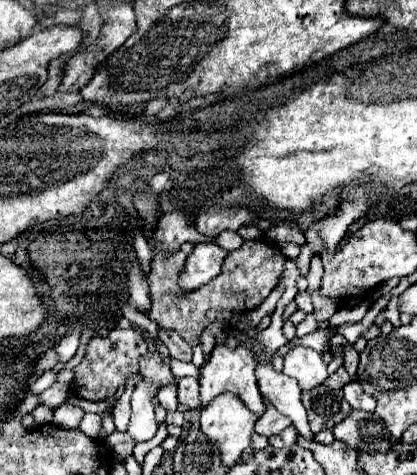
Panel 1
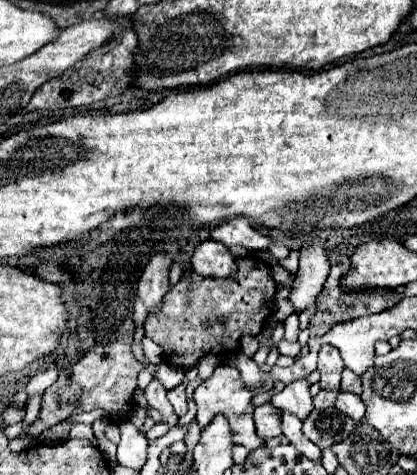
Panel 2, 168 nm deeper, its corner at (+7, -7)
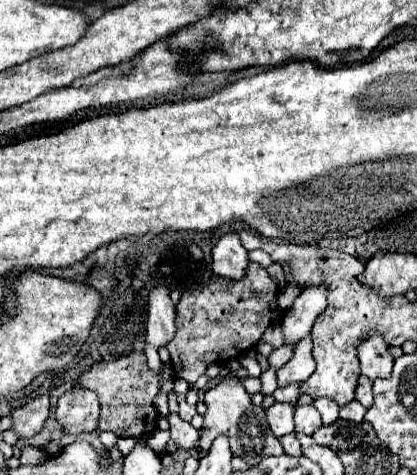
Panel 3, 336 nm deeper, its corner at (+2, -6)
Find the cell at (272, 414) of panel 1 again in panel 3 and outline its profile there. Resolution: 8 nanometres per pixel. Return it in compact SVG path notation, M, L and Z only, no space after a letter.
M275 402L273 406L269 406L265 410L265 414L267 414L269 428L277 438L291 434L295 430L295 426L293 426L293 406L291 404Z

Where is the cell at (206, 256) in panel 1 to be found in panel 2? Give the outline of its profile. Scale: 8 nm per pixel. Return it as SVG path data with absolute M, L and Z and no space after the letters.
M204 241L192 255L192 269L204 277L230 277L236 271L236 259L216 241Z

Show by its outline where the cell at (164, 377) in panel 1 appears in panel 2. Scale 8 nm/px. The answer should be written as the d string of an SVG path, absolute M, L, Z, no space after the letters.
M156 379L148 385L148 389L144 391L144 397L148 399L148 405L150 407L154 407L156 411L160 411L164 423L168 423L170 427L176 427L178 425L178 415L174 413L172 405L170 405L170 401L166 397L166 389Z

